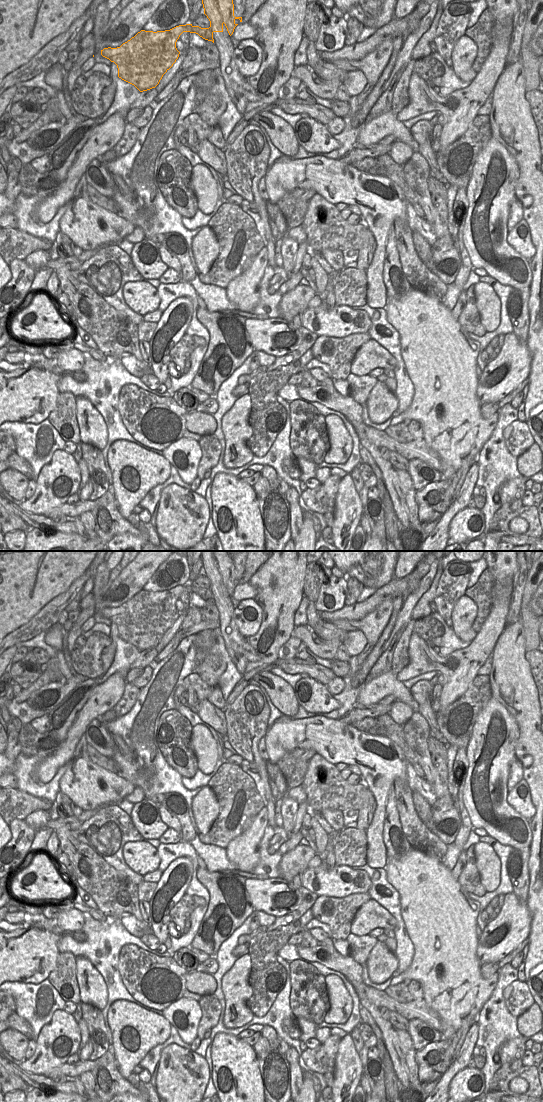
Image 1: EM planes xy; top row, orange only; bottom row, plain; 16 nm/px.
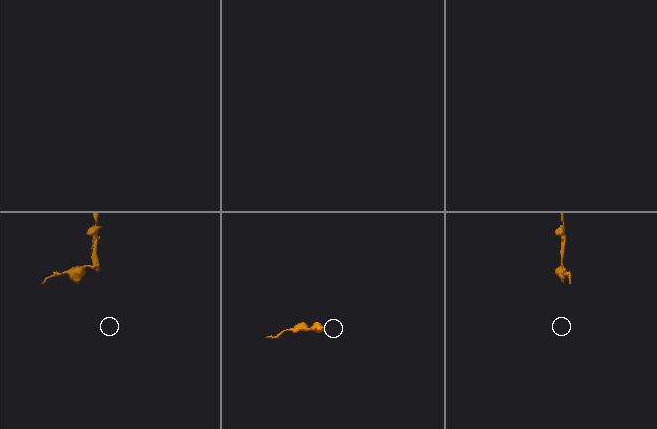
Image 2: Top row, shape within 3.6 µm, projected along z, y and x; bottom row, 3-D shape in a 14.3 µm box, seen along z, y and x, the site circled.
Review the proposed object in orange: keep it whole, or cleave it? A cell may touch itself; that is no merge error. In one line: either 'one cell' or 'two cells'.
two cells

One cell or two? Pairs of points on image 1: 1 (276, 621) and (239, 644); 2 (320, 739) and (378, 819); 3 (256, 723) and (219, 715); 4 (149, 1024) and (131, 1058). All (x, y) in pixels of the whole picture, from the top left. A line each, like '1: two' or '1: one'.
1: two
2: one
3: two
4: one

